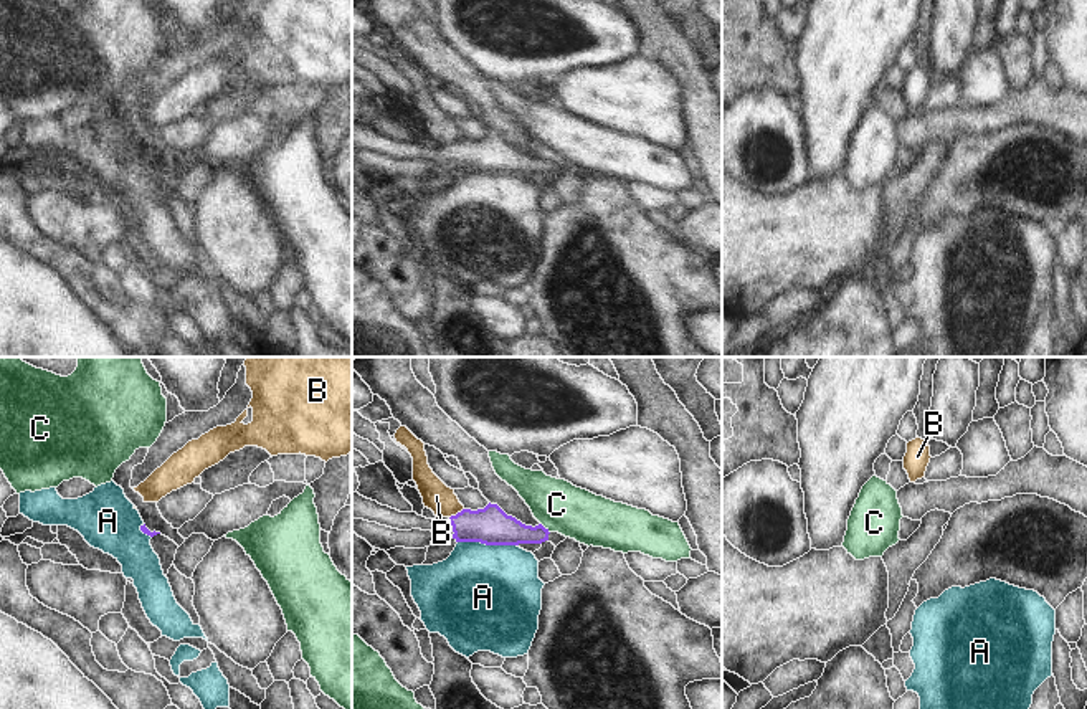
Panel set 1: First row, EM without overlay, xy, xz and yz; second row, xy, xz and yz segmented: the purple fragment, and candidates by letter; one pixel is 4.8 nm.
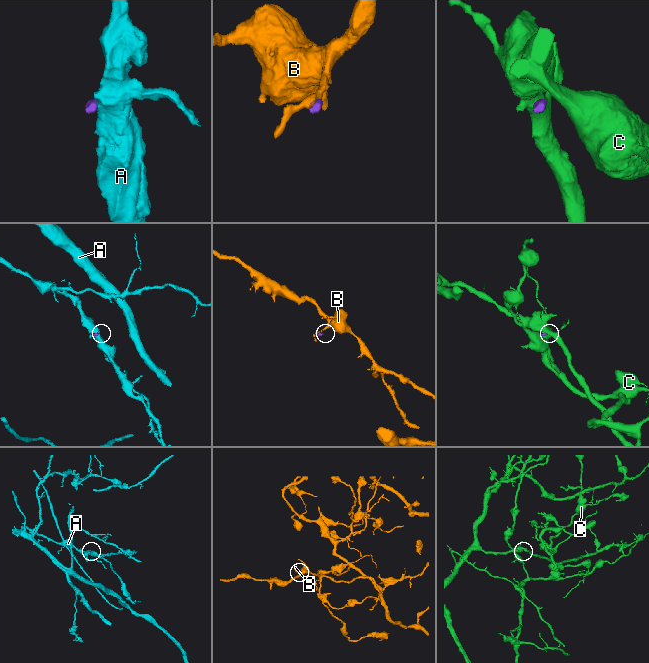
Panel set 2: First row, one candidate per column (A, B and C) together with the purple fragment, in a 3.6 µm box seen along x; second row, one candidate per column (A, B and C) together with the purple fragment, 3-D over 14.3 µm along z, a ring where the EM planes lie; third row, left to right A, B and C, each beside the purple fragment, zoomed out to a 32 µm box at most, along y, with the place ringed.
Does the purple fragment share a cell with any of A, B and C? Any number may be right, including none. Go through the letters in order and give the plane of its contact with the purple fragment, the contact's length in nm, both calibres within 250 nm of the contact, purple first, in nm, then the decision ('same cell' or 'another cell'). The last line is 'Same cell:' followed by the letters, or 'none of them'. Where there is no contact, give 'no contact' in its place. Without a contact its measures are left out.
A: xz | 280 nm | 190/500 nm | another cell
B: xz | 90 nm | 190/140 nm | another cell
C: xz | 70 nm | 180/240 nm | another cell
Same cell: none of them

